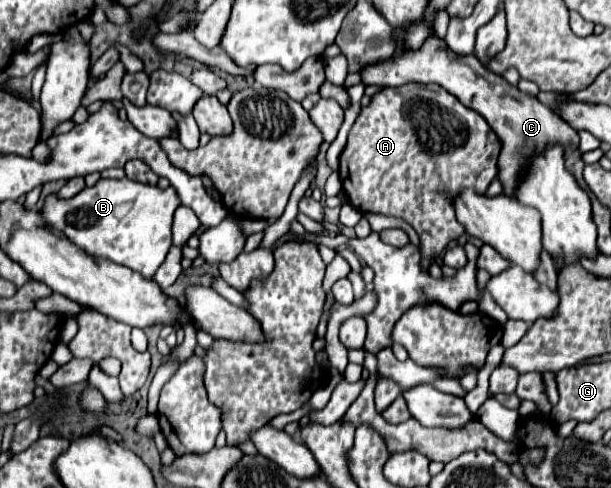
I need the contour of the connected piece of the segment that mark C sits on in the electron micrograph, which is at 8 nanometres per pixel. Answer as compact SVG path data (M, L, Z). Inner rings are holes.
M431 28L431 36L425 40L421 50L403 52L403 56L391 56L387 60L379 60L379 64L369 64L359 72L363 76L363 84L377 84L377 86L403 86L407 82L421 82L429 84L435 82L443 86L447 92L455 94L467 108L479 112L493 132L501 140L501 154L499 154L499 182L503 184L503 194L515 196L521 176L527 174L531 160L539 156L547 146L563 144L565 150L565 166L585 166L579 152L579 136L575 128L563 124L559 116L547 106L543 106L535 96L527 96L521 90L509 86L503 76L497 76L479 64L475 56L455 56L443 40Z

